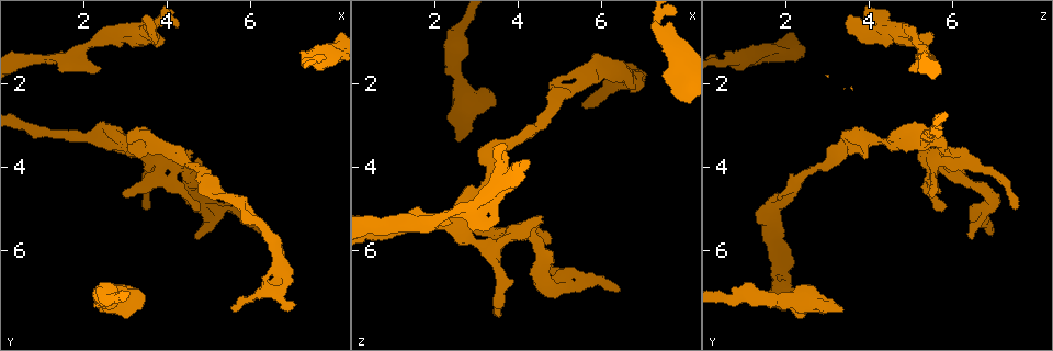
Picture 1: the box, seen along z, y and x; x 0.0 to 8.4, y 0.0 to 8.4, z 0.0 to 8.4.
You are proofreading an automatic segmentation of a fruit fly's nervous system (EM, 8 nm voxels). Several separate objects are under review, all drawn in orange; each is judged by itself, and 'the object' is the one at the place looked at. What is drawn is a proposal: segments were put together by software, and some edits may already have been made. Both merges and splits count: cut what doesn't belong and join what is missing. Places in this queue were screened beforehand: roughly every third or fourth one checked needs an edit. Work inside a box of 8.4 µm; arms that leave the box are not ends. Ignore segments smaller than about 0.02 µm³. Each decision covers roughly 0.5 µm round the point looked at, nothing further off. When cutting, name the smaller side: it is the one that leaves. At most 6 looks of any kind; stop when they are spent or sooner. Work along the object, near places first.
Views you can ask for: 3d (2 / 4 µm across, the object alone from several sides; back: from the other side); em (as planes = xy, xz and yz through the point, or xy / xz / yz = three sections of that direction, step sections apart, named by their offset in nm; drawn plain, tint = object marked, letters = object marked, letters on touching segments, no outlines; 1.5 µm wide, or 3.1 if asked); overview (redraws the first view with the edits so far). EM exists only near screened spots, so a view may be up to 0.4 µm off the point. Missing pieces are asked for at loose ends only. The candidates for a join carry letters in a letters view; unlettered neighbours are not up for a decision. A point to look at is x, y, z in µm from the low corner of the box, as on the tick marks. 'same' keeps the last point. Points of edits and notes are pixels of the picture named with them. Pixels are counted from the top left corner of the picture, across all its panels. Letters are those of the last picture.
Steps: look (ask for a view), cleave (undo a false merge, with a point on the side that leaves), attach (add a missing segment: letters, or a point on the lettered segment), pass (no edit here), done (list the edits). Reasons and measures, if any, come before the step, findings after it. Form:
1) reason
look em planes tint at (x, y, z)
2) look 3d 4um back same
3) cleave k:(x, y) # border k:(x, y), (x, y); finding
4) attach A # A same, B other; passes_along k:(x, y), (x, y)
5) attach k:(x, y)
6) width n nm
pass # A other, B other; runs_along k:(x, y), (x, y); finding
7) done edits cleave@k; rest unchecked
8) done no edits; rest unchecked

thick end
look em planes tint at (7.70, 1.35, 2.25)

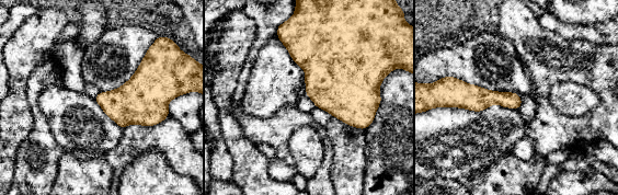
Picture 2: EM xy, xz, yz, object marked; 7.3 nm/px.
see the neighbours
look em planes letters same

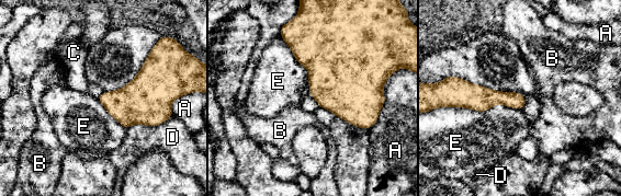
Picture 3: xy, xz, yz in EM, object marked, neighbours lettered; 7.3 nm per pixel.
pass # A other, B other, C other, D other, E other; border 3:(448, 105), (523, 108); none of them fits

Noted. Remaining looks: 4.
an open end
look 3d 2um at (6.00, 5.25, 1.30)

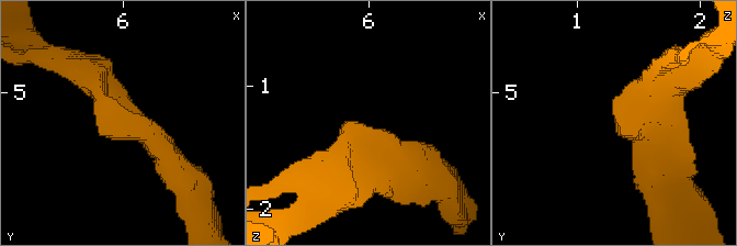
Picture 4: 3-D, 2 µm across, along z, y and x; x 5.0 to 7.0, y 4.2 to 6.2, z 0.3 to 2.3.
now the EM
look em yz step 4 letters at (6.00, 5.30, 1.32)

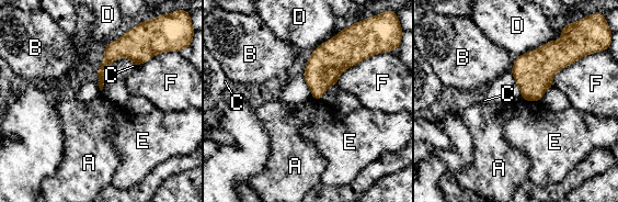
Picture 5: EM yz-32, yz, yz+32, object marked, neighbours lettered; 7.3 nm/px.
look em planes letters same

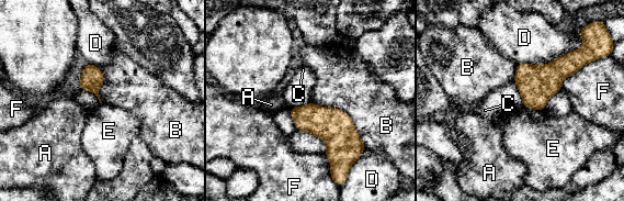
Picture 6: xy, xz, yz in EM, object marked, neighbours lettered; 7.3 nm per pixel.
longest_contact B 500 nm
pass # A other, B other, C other, D other, E other, F other; no lettered segment goes on from it

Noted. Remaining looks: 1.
done no edits; rest unchecked

